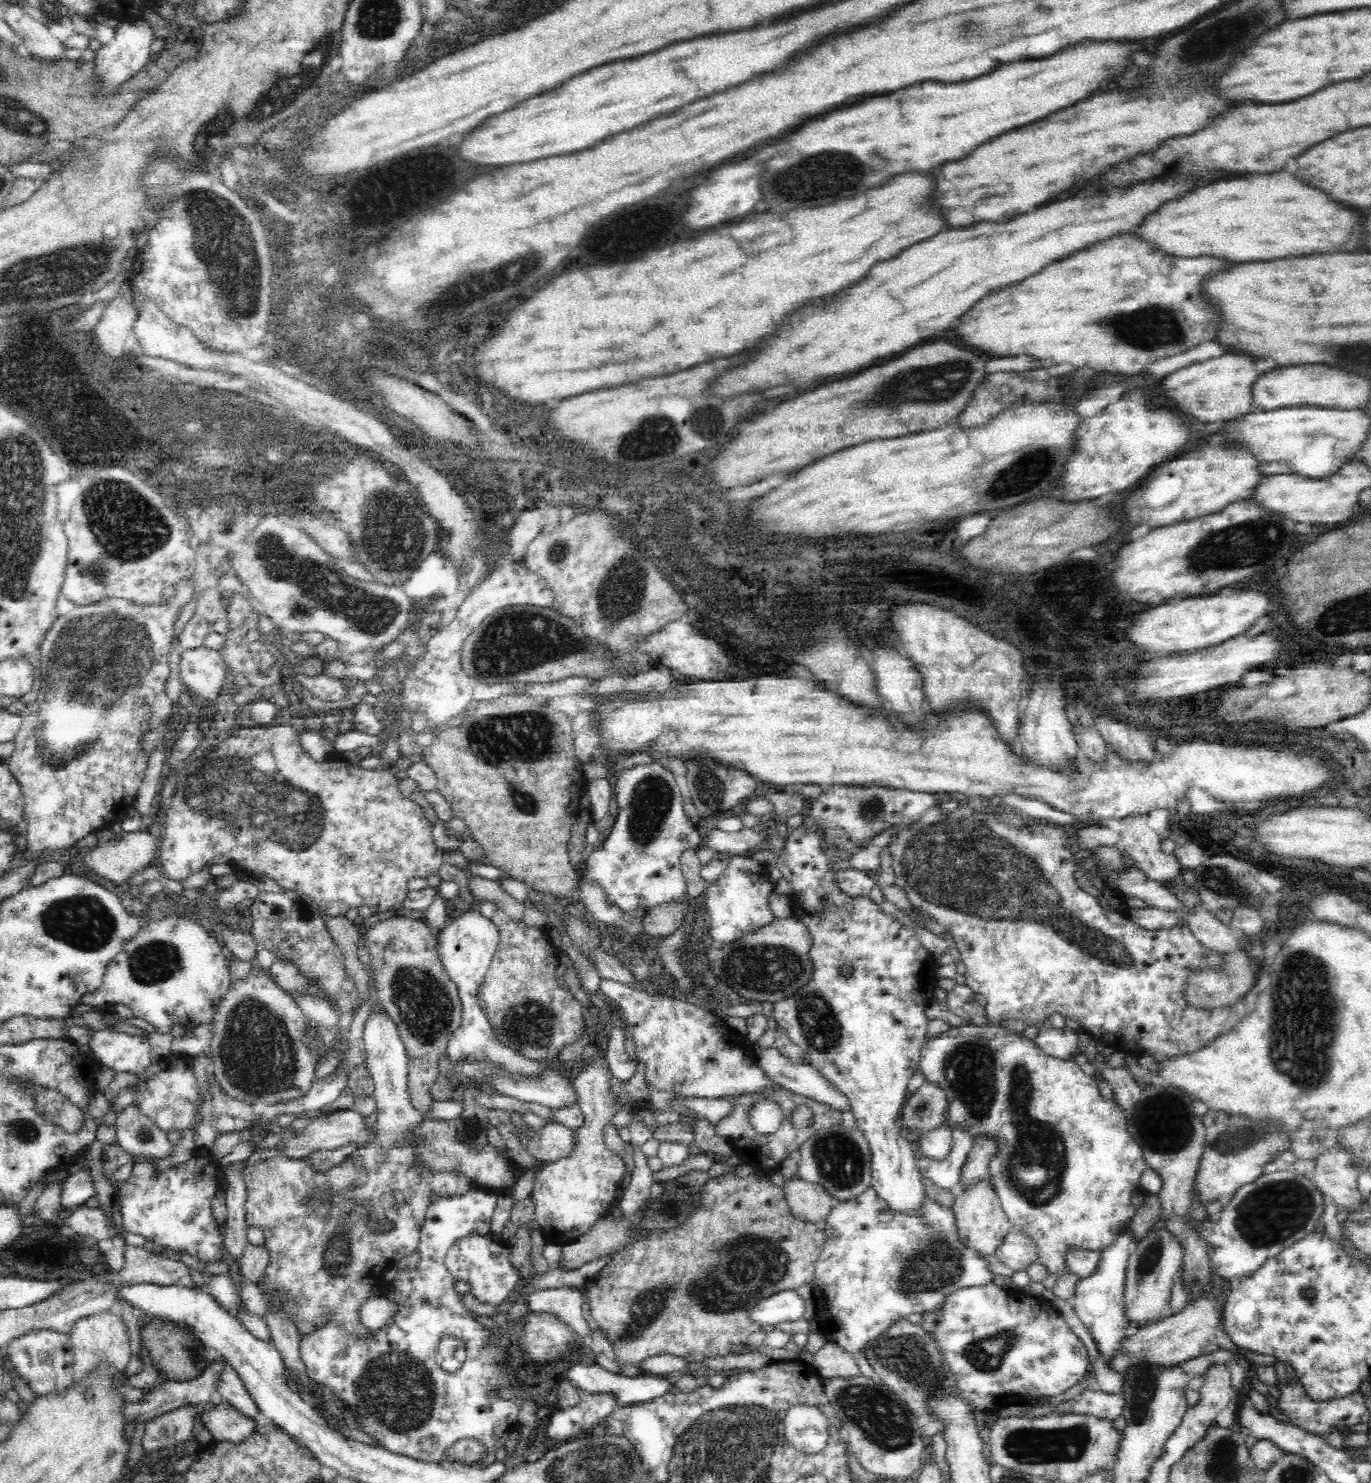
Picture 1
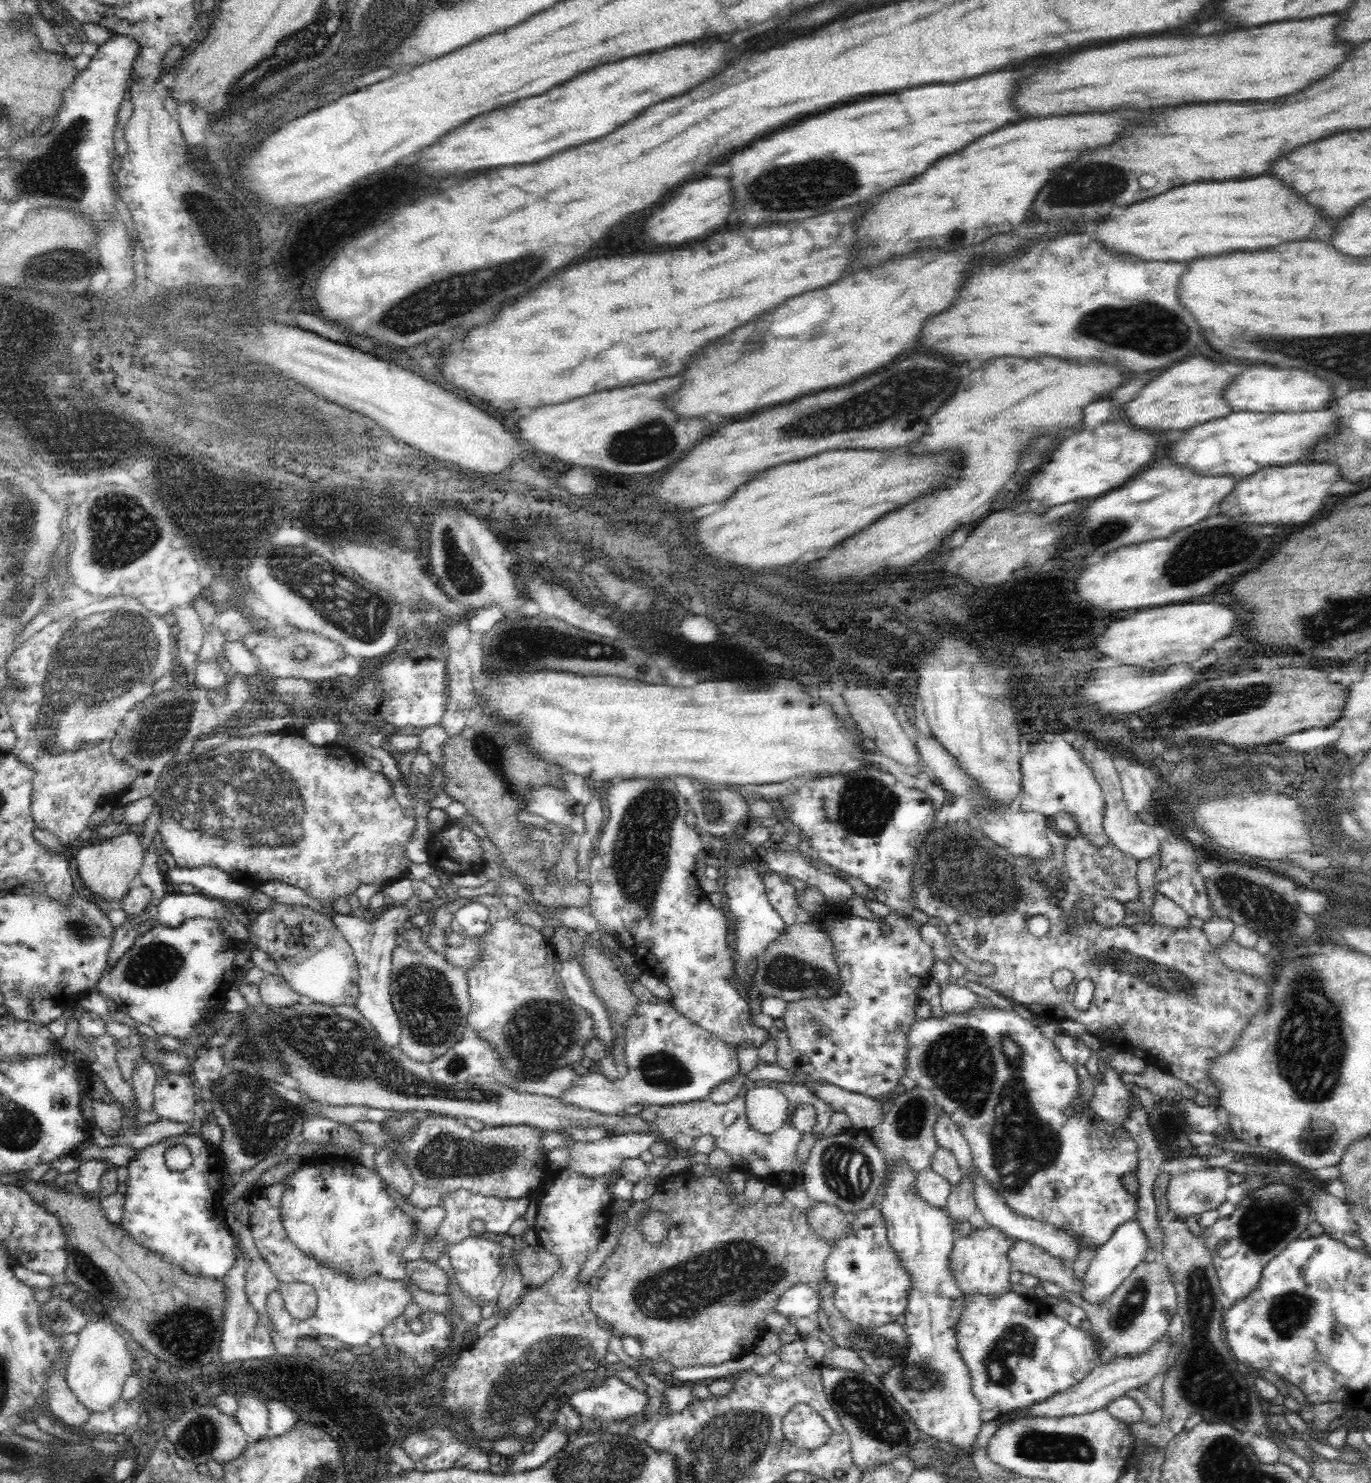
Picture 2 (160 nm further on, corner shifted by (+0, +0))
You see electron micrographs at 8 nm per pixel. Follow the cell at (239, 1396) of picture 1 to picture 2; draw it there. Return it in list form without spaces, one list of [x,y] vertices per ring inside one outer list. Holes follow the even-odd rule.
[[[236,1397],[238,1411],[235,1417],[239,1420],[249,1442],[261,1442],[271,1435],[267,1406],[260,1400],[250,1397]]]

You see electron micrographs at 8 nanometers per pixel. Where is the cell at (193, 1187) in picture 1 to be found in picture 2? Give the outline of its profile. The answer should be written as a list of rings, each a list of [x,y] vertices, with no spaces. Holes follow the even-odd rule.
[[[186,1133],[166,1136],[147,1148],[138,1150],[135,1159],[127,1165],[128,1193],[125,1195],[126,1202],[123,1206],[124,1218],[120,1223],[122,1228],[126,1229],[137,1243],[149,1248],[152,1252],[158,1252],[164,1260],[176,1263],[188,1274],[224,1279],[233,1267],[238,1251],[234,1245],[233,1235],[225,1222],[226,1210],[222,1207],[226,1186],[223,1164],[224,1159],[202,1137]],[[174,1144],[186,1144],[194,1157],[194,1164],[186,1172],[171,1172],[164,1165],[166,1150]]]

